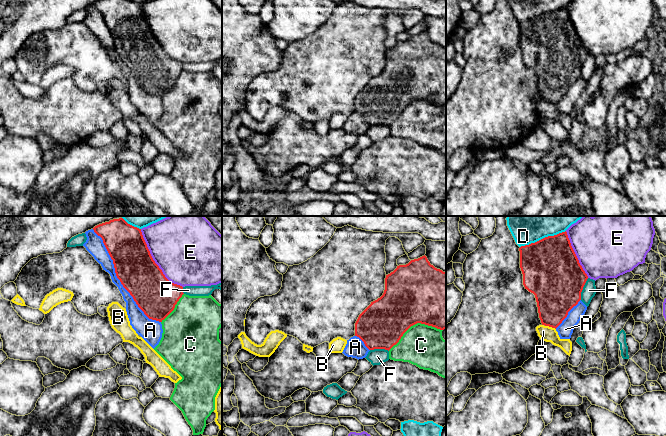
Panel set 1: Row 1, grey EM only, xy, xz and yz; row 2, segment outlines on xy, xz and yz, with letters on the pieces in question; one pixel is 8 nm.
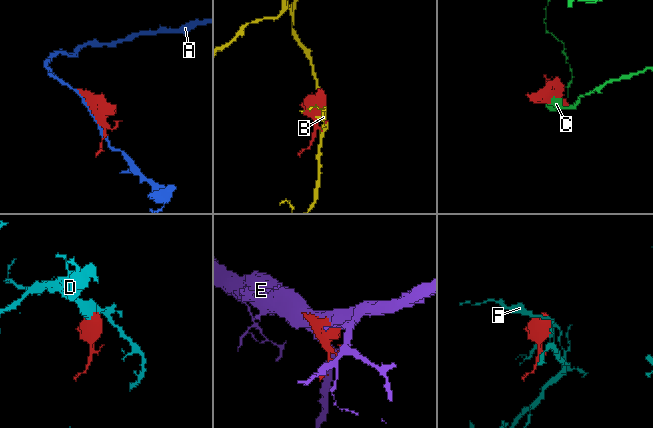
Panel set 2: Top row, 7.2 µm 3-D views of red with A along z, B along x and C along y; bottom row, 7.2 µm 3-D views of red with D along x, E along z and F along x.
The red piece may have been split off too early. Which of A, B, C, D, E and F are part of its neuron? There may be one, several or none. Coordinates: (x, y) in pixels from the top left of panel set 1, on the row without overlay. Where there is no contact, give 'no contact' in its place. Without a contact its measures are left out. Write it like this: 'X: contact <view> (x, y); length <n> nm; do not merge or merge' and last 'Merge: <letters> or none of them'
A: contact xy (118, 54); length 950 nm; do not merge
B: contact yz (550, 102); length 90 nm; do not merge
C: contact xz (414, 100); length 480 nm; do not merge
D: contact yz (543, 14); length 400 nm; do not merge
E: contact xy (154, 37); length 600 nm; do not merge
F: contact yz (582, 65); length 190 nm; do not merge
Merge: none of them

